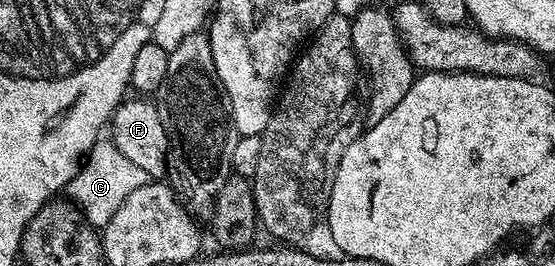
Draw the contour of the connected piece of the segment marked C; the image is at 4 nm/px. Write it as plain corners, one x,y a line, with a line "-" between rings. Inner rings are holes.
106,138
99,139
85,155
83,164
66,187
69,199
80,207
85,221
96,228
103,228
116,210
124,204
133,190
146,185
149,176
138,164
133,164

